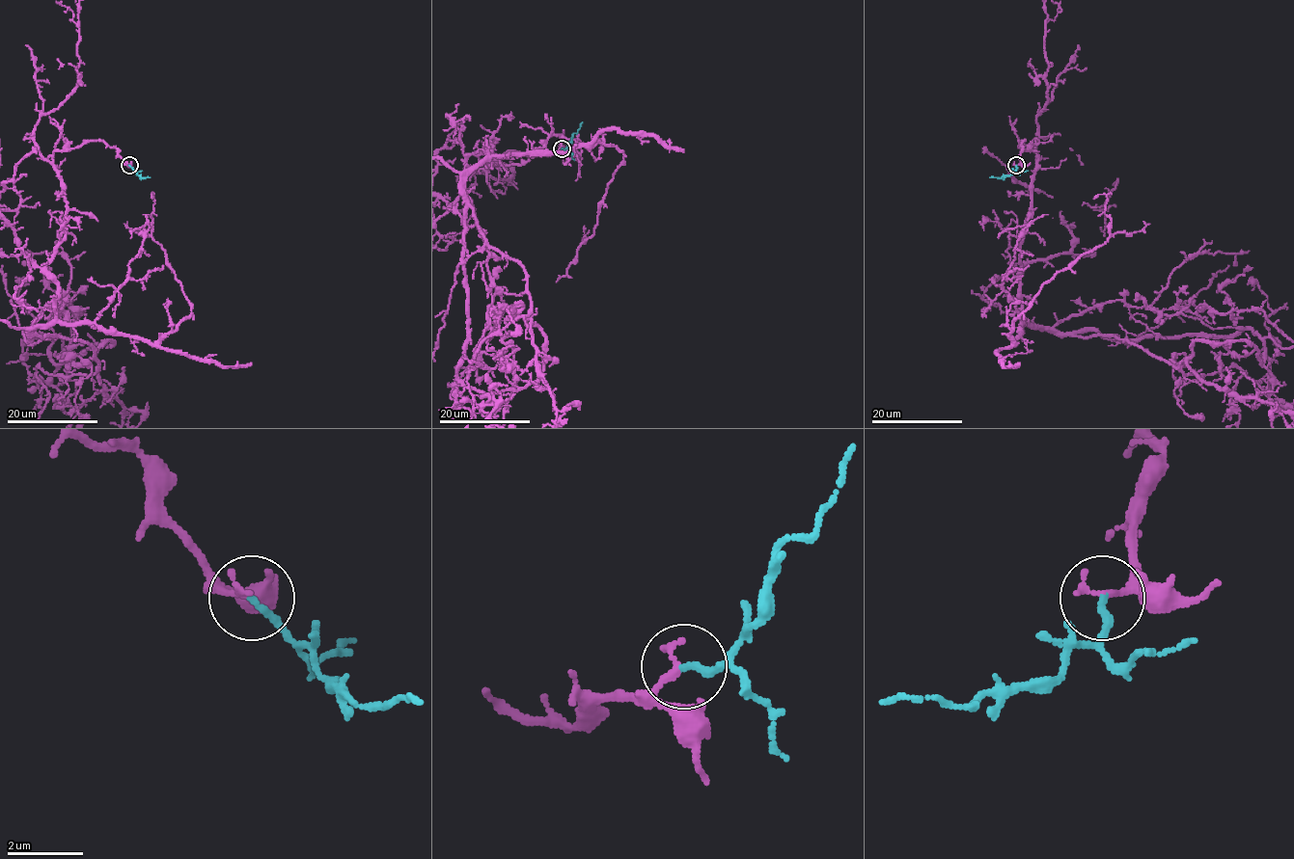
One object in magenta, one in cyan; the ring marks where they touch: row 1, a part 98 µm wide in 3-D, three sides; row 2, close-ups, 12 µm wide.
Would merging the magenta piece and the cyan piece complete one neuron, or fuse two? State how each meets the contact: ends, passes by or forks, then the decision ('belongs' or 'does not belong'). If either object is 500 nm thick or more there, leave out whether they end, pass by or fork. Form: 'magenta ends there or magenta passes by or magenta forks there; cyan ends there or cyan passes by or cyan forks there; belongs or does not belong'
magenta ends there; cyan ends there; belongs

